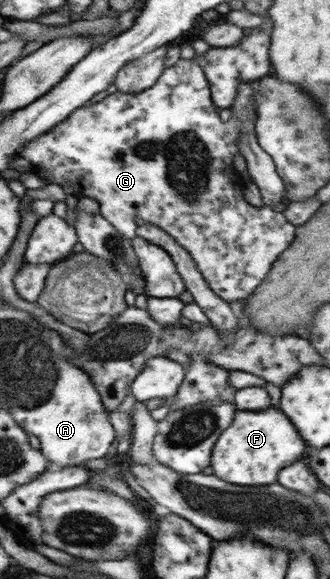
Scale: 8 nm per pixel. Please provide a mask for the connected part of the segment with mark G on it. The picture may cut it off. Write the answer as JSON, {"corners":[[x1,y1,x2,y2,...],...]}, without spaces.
{"corners":[[180,58,174,65,164,70,154,86,146,90,137,93,125,93,117,90,101,101,86,103,75,114,70,115,68,119,60,123,55,130,48,131,48,134,40,135,40,138,32,139,32,142,26,143,21,156,31,165,46,168,44,174,48,174,48,176,45,177,45,183,64,184,64,186,70,186,78,198,88,197,98,200,101,216,105,216,106,220,113,224,124,237,129,239,137,237,137,228,140,226,138,218,146,223,163,228,192,255,206,282,220,298,229,303,238,302,238,300,247,299,256,292,258,286,264,282,264,278,267,278,270,270,274,268,274,262,280,258,280,254,283,254,284,250,288,250,295,242,297,230,294,224,290,224,288,220,284,219,282,211,276,212,274,208,266,205,262,207,252,206,244,200,244,181,241,181,238,172,236,172,236,156,241,155,240,123,237,120,243,118,232,115,232,118,224,120,224,116,220,116,221,109,216,106,216,101,211,95,211,82,204,72,203,65,199,63,197,58,190,60]]}

